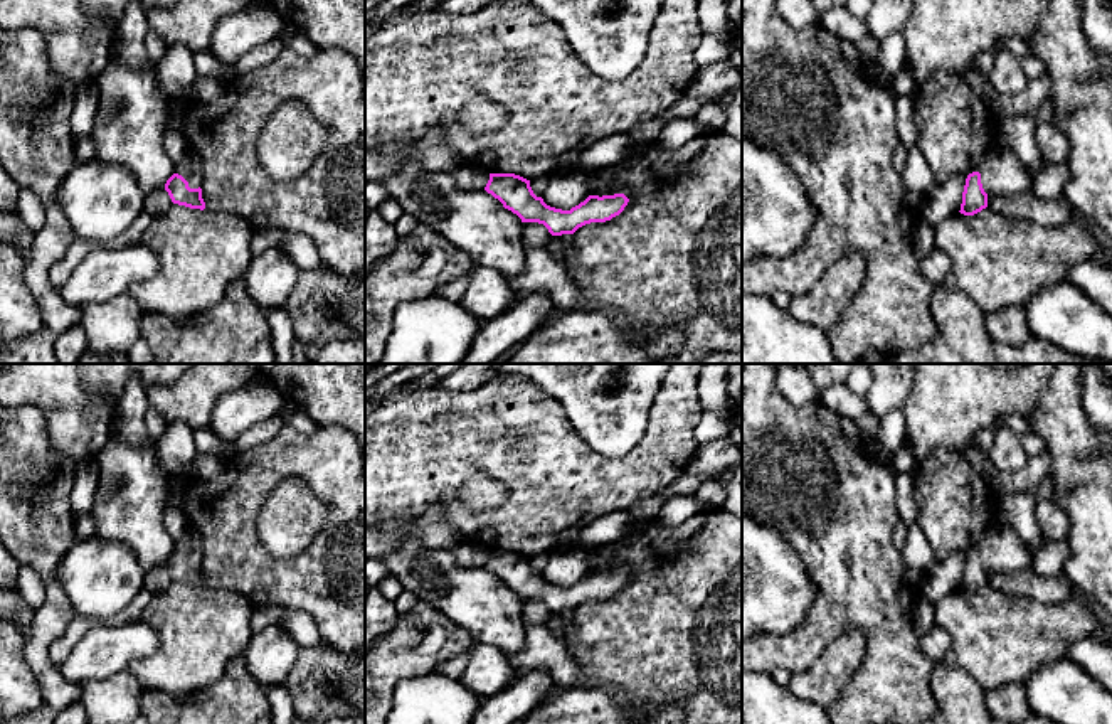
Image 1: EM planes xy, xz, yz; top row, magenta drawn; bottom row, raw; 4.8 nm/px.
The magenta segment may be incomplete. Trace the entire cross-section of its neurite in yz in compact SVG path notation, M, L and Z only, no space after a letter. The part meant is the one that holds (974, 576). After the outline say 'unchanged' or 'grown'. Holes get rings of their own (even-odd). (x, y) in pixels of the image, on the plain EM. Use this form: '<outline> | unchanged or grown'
M993 520L977 549L966 556L961 591L974 593L988 584L989 572L1013 572L1028 569L1036 552L1031 551L1016 530L1001 522Z | grown

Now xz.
M490 551L485 567L498 576L505 586L516 591L522 599L543 601L552 613L559 613L564 621L564 638L575 630L574 610L579 604L611 598L629 579L624 571L589 572L570 588L562 588L547 583L542 574L533 571L530 557L515 551Z | grown

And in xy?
M187 527L185 535L175 542L175 551L167 557L165 567L173 581L190 586L205 586L202 576L202 544L195 532Z | grown

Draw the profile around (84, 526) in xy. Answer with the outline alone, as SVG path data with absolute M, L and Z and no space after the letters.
M76 517L76 539L84 540L96 535L96 522L91 517Z

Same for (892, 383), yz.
M870 364L875 379L865 397L878 419L893 407L905 407L913 384L913 364Z

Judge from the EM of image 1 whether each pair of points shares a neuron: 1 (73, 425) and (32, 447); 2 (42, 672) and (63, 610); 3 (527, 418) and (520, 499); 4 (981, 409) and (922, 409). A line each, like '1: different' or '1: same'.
1: different
2: same
3: same
4: same

